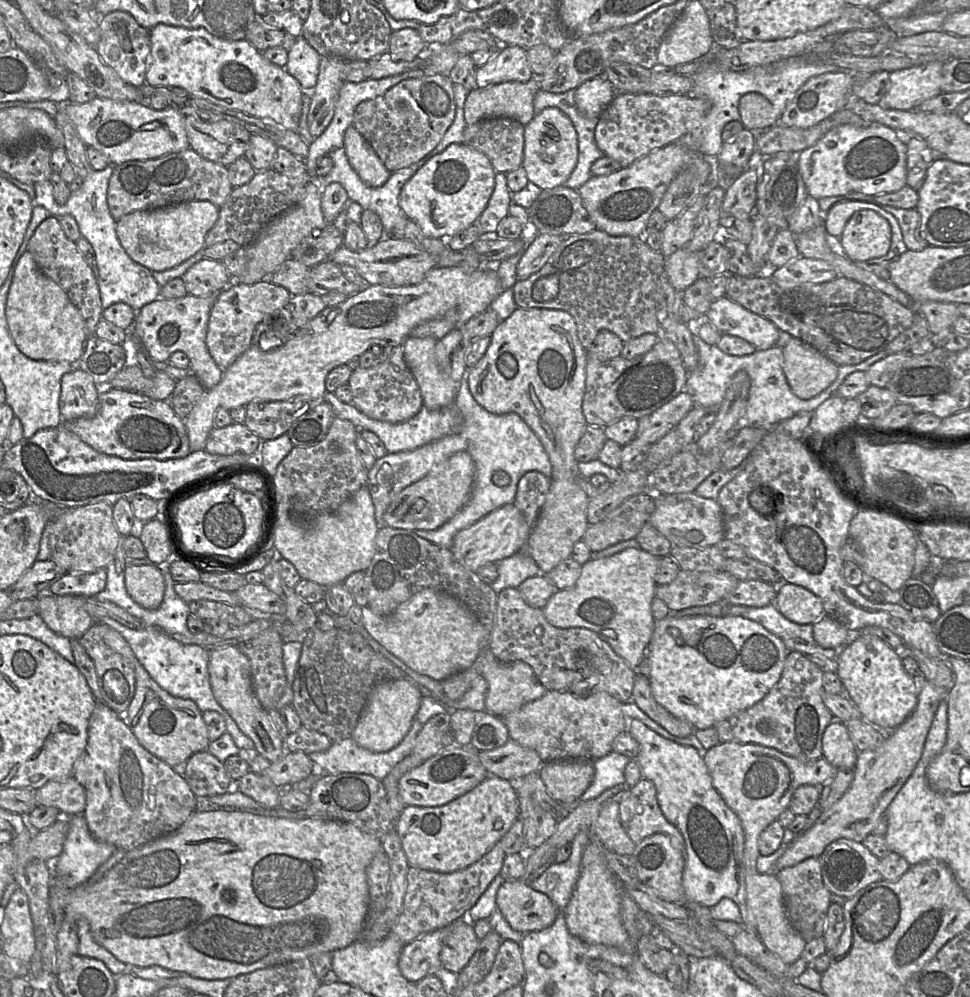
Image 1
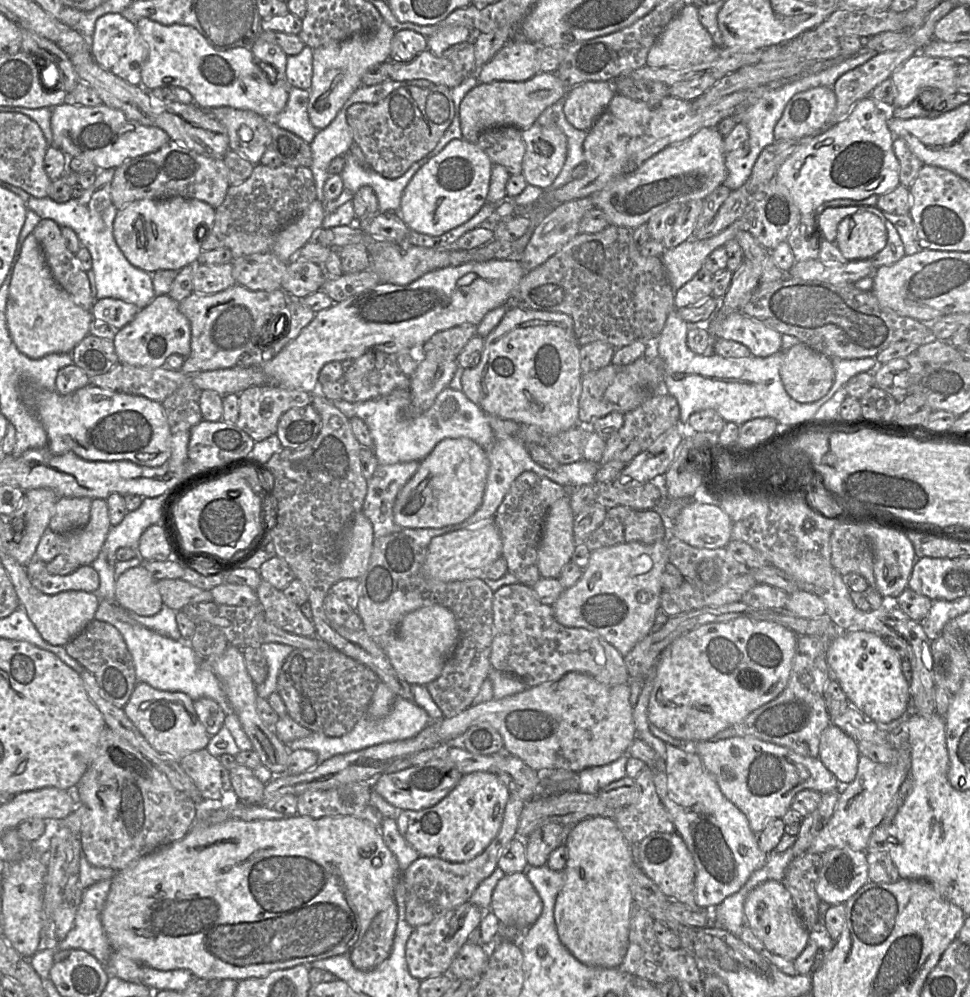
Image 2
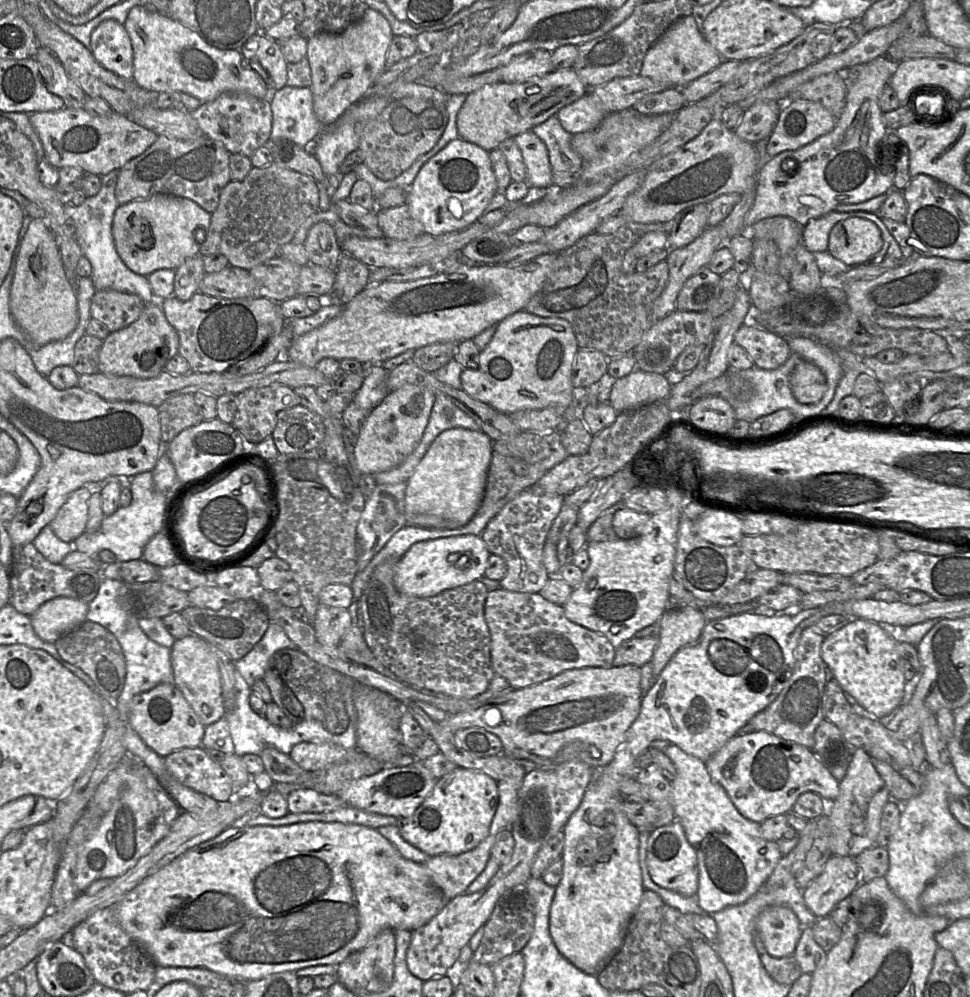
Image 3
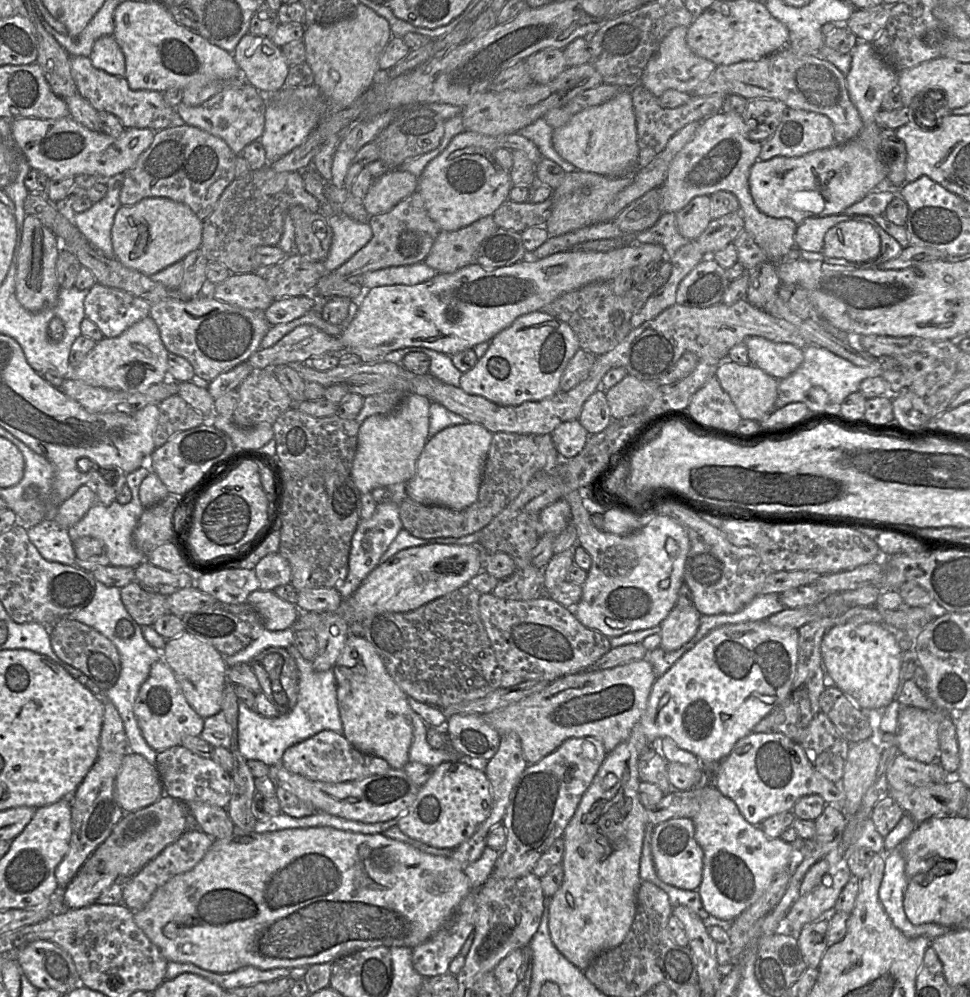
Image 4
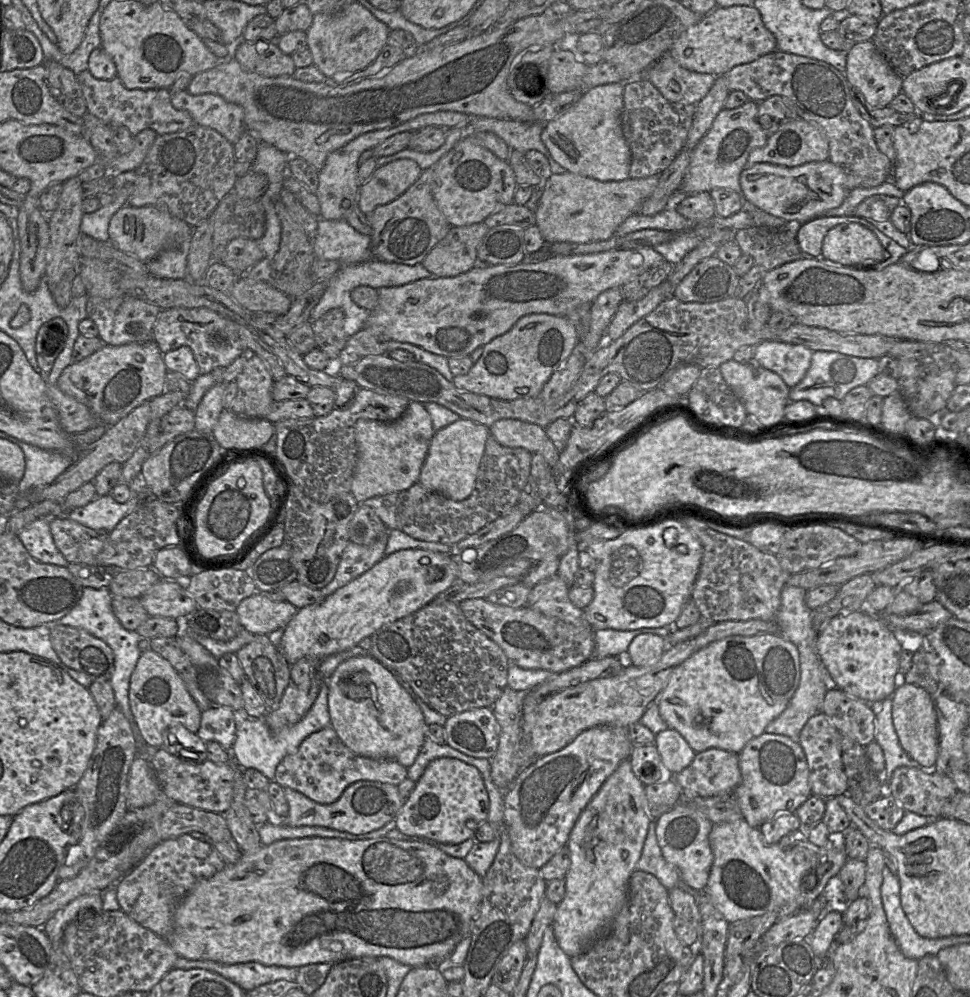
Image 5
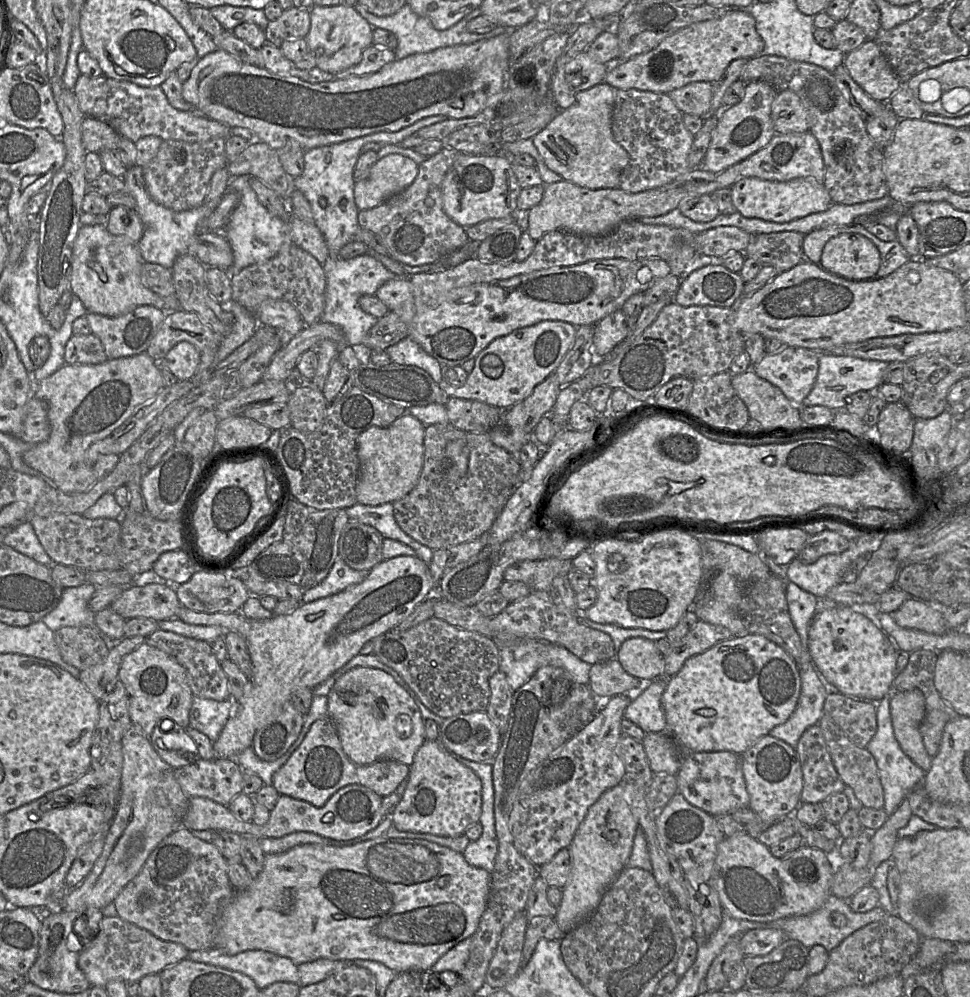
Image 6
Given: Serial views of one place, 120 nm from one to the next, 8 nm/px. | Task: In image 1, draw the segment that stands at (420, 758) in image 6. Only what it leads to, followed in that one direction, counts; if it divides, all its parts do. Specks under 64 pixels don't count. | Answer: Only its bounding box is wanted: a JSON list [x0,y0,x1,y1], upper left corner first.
[395,775,519,873]

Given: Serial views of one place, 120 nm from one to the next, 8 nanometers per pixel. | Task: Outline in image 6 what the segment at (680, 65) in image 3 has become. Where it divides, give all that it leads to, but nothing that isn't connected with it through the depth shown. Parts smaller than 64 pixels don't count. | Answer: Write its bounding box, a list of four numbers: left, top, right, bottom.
[667,82,712,119]

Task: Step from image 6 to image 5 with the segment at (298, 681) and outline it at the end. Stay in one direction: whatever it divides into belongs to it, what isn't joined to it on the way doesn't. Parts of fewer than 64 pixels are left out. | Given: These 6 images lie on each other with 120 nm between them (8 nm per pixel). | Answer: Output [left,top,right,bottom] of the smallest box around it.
[279,549,458,665]

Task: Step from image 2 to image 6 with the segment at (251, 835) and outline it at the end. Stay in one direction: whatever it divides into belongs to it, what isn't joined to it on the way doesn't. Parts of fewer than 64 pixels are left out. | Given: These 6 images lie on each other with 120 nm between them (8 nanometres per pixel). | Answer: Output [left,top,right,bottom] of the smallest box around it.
[214,836,490,973]

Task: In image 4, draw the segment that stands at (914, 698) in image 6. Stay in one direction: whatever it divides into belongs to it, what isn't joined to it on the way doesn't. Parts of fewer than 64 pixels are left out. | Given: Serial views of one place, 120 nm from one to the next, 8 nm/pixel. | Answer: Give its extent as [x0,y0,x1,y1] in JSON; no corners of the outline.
[894,706,947,764]

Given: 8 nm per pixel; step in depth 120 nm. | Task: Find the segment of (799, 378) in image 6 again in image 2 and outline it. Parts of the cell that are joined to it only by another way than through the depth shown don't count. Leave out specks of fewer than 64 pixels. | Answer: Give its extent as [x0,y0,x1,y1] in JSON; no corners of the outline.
[714,311,782,358]

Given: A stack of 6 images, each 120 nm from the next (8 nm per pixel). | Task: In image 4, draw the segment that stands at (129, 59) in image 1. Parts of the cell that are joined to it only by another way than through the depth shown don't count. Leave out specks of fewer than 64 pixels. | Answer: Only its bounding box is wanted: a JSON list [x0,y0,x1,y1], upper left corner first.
[90,35,125,76]

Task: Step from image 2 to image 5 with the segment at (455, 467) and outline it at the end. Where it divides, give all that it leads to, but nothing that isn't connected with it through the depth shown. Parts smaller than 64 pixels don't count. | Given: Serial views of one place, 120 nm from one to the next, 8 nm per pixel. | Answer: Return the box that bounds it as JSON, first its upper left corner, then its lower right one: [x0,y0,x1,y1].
[419,418,489,501]

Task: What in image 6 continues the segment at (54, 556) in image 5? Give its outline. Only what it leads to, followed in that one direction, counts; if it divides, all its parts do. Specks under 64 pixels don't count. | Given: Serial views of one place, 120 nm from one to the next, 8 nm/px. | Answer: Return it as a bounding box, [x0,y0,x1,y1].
[3,521,54,568]

